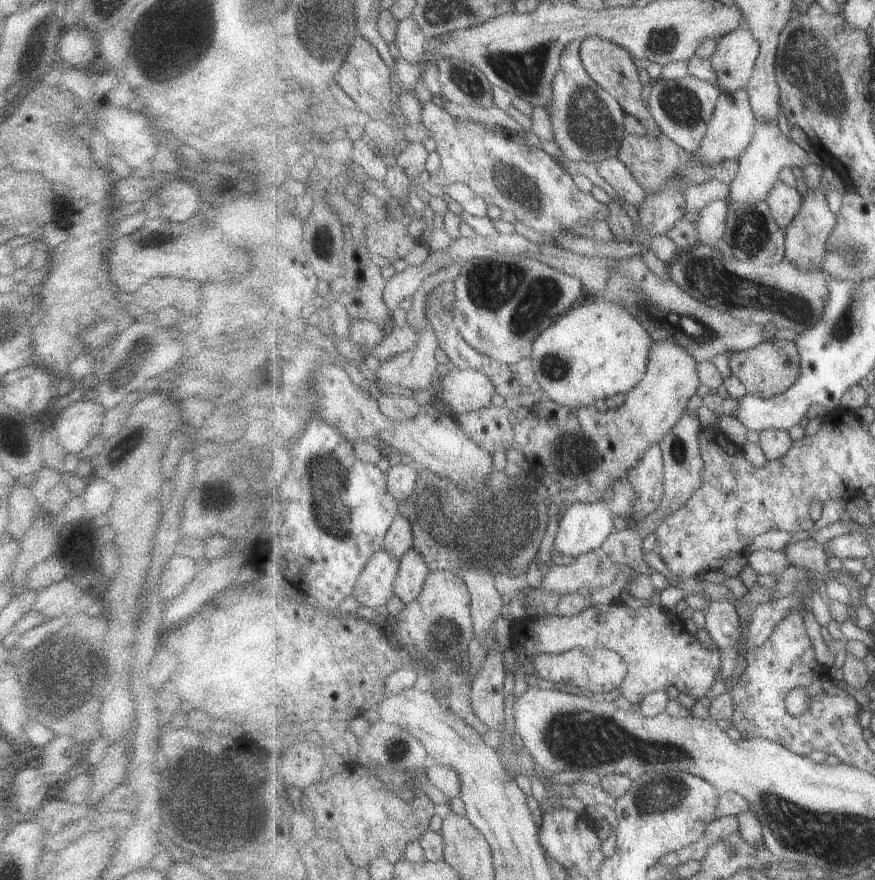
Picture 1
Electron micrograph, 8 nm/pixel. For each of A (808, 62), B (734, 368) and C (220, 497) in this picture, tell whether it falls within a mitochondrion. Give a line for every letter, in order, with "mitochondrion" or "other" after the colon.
A: mitochondrion
B: other
C: other

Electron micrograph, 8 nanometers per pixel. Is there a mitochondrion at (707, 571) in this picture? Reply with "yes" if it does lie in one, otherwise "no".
no

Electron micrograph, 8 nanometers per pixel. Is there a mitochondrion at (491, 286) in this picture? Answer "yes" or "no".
yes

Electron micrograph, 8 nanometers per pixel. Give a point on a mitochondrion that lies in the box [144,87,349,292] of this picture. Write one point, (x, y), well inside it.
(325, 240)

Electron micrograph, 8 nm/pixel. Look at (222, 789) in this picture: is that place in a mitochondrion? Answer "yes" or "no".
yes

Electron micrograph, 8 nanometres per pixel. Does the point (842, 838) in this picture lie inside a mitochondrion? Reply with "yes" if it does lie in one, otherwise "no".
yes

